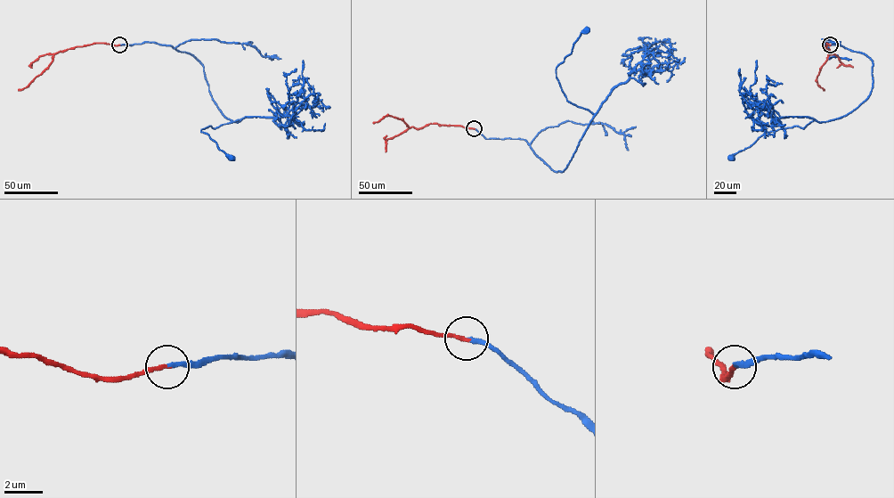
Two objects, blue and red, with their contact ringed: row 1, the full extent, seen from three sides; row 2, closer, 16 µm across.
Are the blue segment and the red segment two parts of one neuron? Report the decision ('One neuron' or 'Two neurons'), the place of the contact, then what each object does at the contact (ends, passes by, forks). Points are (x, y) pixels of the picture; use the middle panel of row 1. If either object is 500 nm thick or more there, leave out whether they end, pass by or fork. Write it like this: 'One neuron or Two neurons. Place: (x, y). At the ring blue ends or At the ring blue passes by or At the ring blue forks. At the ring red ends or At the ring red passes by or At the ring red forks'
One neuron. Place: (474, 128). At the ring blue ends. At the ring red ends

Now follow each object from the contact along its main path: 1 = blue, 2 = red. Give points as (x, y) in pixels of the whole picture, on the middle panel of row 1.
1: (474, 128), (486, 139), (524, 140), (554, 171), (564, 171), (595, 114), (568, 102), (556, 69), (586, 29)
2: (474, 128), (434, 123), (420, 128), (409, 127), (402, 119), (388, 115), (373, 123)

